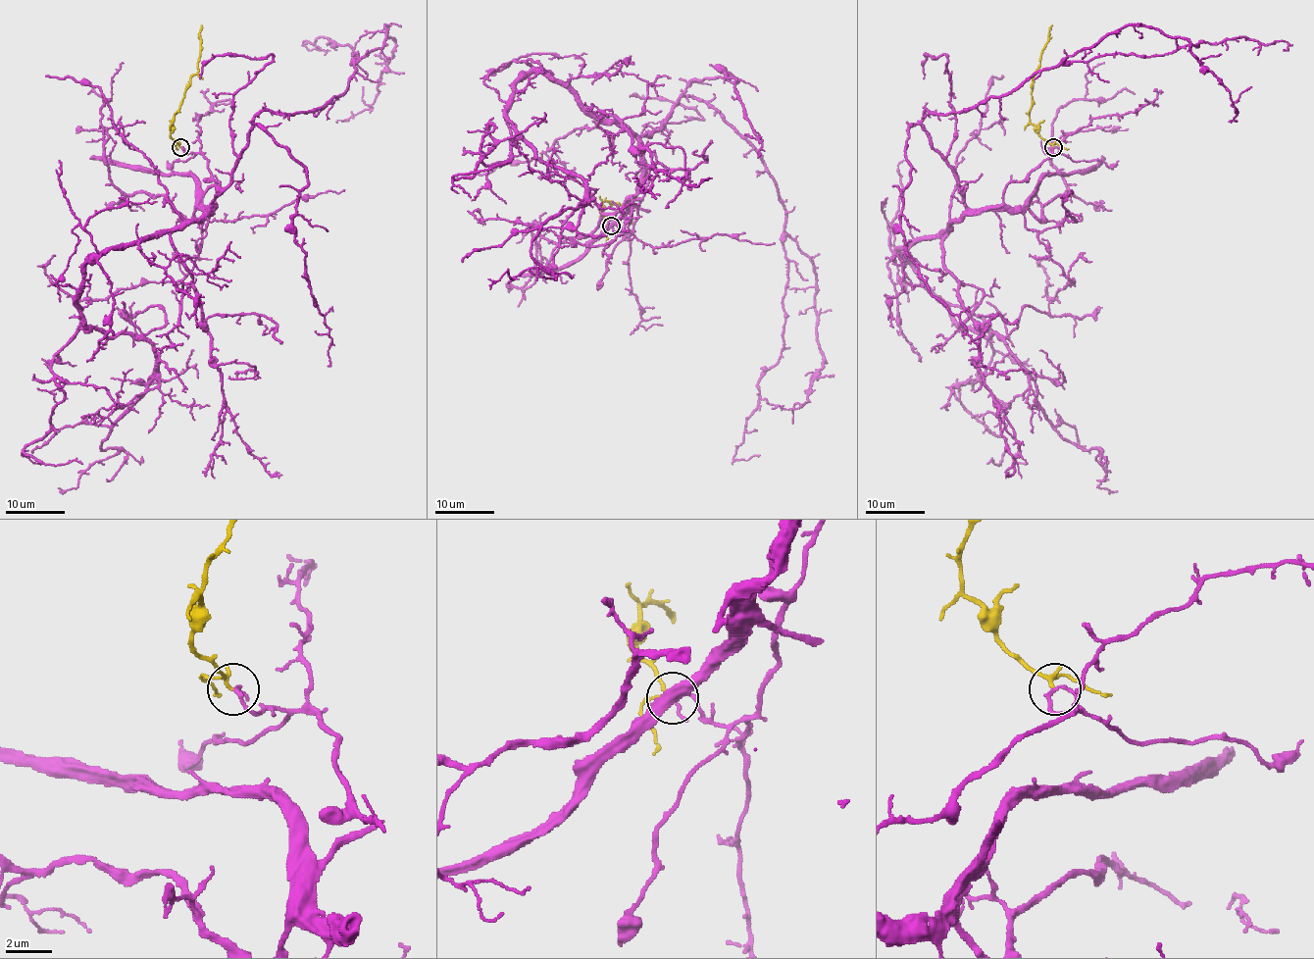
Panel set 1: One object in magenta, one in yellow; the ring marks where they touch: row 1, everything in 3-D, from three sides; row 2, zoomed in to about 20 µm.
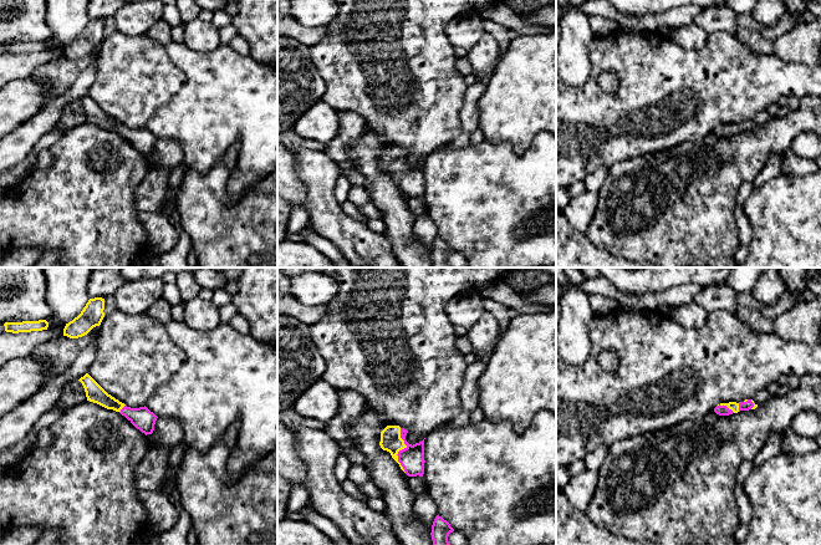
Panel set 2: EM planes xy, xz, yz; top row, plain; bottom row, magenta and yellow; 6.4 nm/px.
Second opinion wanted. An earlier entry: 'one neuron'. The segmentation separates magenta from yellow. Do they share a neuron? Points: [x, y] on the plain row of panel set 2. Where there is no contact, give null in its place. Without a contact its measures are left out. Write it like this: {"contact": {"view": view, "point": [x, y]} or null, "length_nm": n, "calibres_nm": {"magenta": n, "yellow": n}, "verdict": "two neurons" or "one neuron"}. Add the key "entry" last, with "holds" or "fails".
{"contact": {"view": "xz", "point": [402, 171]}, "length_nm": 300, "calibres_nm": {"magenta": 160, "yellow": 140}, "verdict": "one neuron", "entry": "holds"}

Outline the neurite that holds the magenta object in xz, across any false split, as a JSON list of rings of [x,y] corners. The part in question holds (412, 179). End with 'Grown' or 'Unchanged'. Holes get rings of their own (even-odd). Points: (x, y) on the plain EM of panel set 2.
[[[387,147],[381,153],[379,167],[391,174],[408,198],[423,198],[424,195],[424,161],[415,165],[406,162],[408,152],[399,147]]]. Grown

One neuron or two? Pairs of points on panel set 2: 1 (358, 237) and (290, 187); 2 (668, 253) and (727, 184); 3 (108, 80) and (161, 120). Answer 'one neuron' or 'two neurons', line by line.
1: two neurons
2: one neuron
3: two neurons

